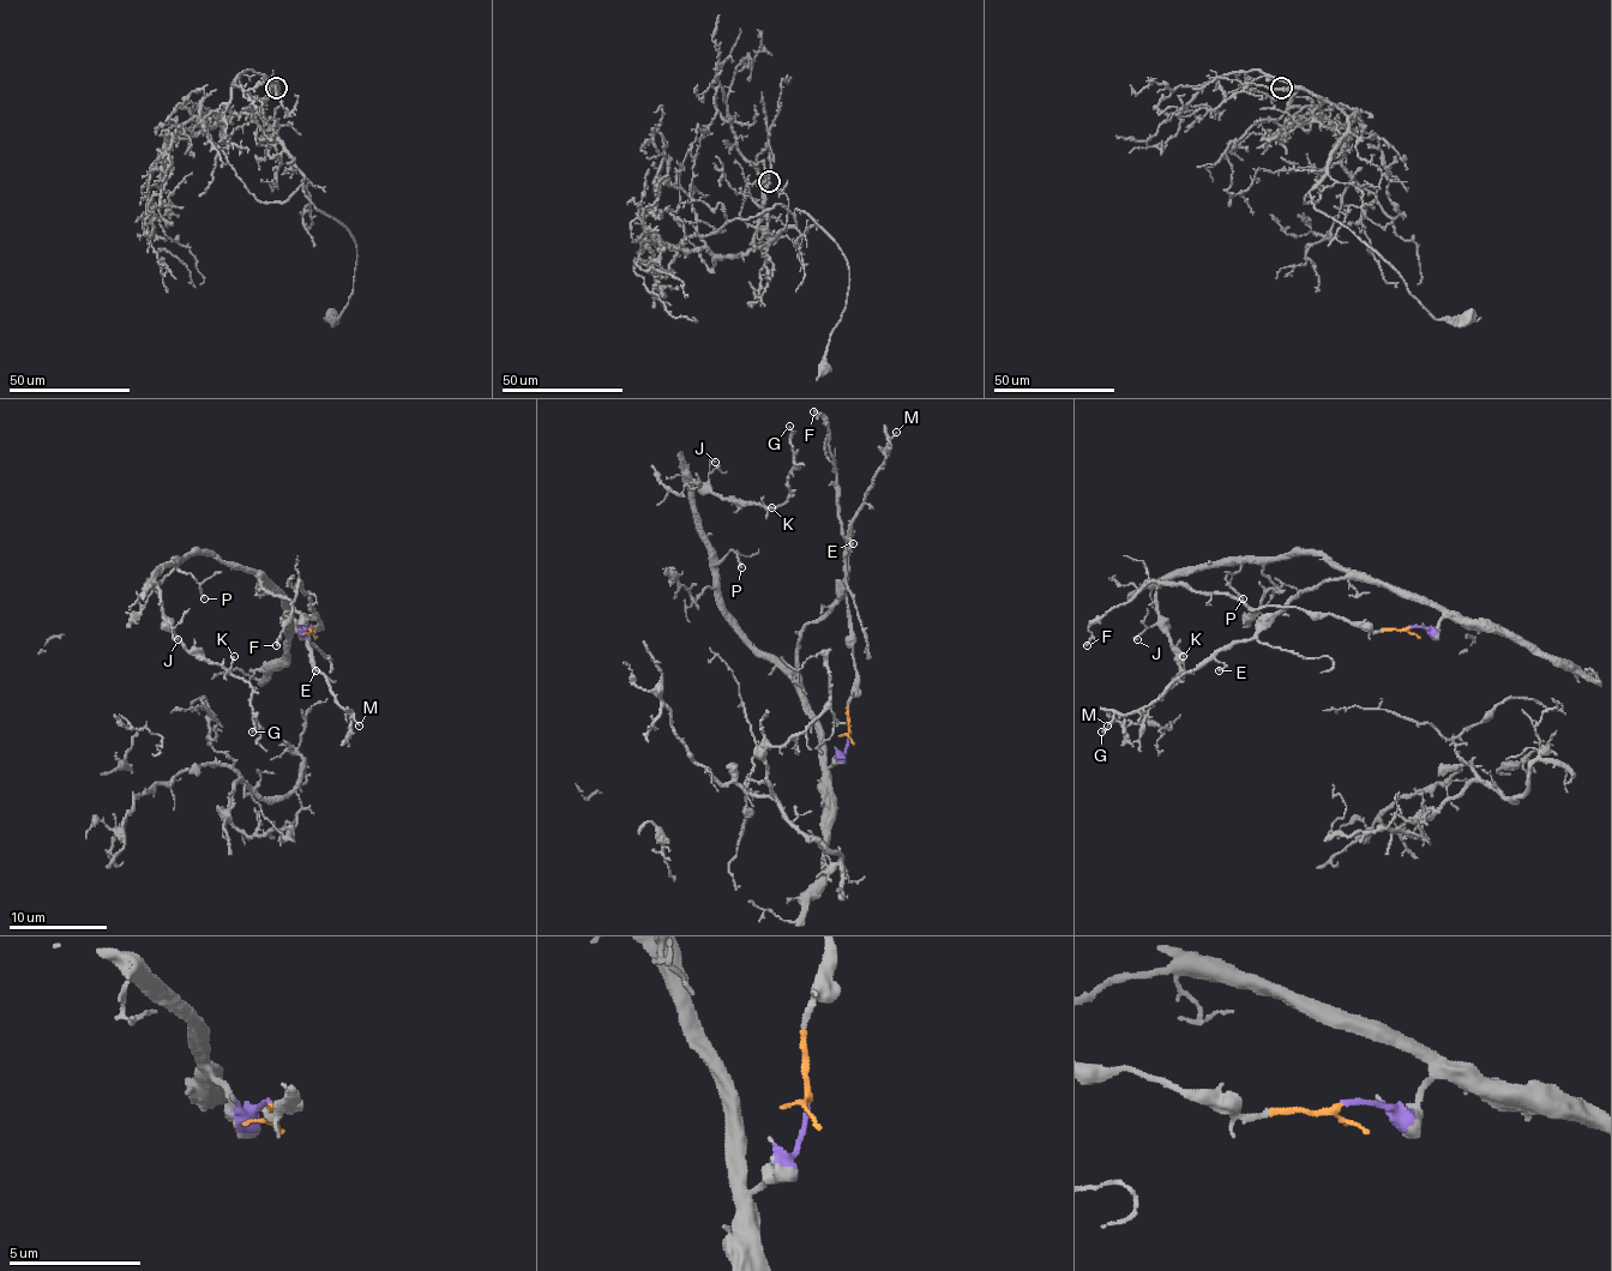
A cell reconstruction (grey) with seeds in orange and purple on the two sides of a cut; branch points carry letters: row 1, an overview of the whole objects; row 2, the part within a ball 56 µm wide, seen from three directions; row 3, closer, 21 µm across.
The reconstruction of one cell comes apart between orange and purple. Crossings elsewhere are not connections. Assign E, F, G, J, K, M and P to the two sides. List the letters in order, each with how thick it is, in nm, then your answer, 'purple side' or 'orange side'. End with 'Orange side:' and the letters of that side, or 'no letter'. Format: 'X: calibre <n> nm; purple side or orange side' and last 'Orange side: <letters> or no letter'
E: calibre 110 nm; purple side
F: calibre 130 nm; orange side
G: calibre 120 nm; purple side
J: calibre 120 nm; purple side
K: calibre 110 nm; purple side
M: calibre 110 nm; purple side
P: calibre 150 nm; purple side
Orange side: F

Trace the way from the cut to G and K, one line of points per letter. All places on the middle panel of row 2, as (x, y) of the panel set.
G: (848, 735), (825, 765), (804, 691), (725, 607), (692, 492), (703, 482), (781, 504), (794, 464), (788, 426)
K: (848, 735), (848, 747), (825, 765), (804, 691), (725, 607), (692, 485), (771, 506)

